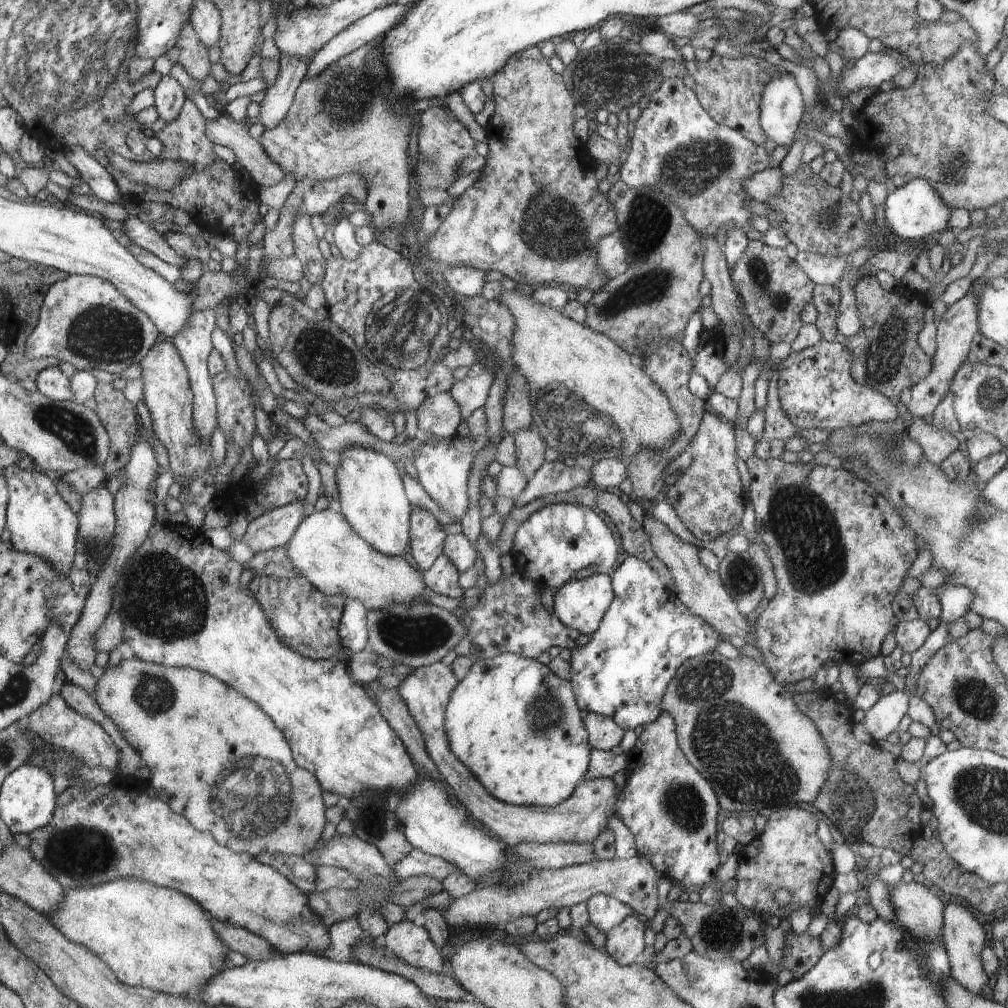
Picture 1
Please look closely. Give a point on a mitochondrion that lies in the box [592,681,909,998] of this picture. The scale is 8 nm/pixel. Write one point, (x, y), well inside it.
(854, 799)

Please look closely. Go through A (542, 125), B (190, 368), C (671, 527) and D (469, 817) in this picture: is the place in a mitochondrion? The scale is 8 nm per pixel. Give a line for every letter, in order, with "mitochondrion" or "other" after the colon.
A: other
B: other
C: other
D: other

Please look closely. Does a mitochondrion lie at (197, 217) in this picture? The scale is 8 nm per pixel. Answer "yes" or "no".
no

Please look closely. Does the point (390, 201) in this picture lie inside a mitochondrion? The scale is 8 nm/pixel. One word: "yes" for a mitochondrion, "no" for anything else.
no

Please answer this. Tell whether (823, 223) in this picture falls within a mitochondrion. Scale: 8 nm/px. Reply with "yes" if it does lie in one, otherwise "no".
yes

